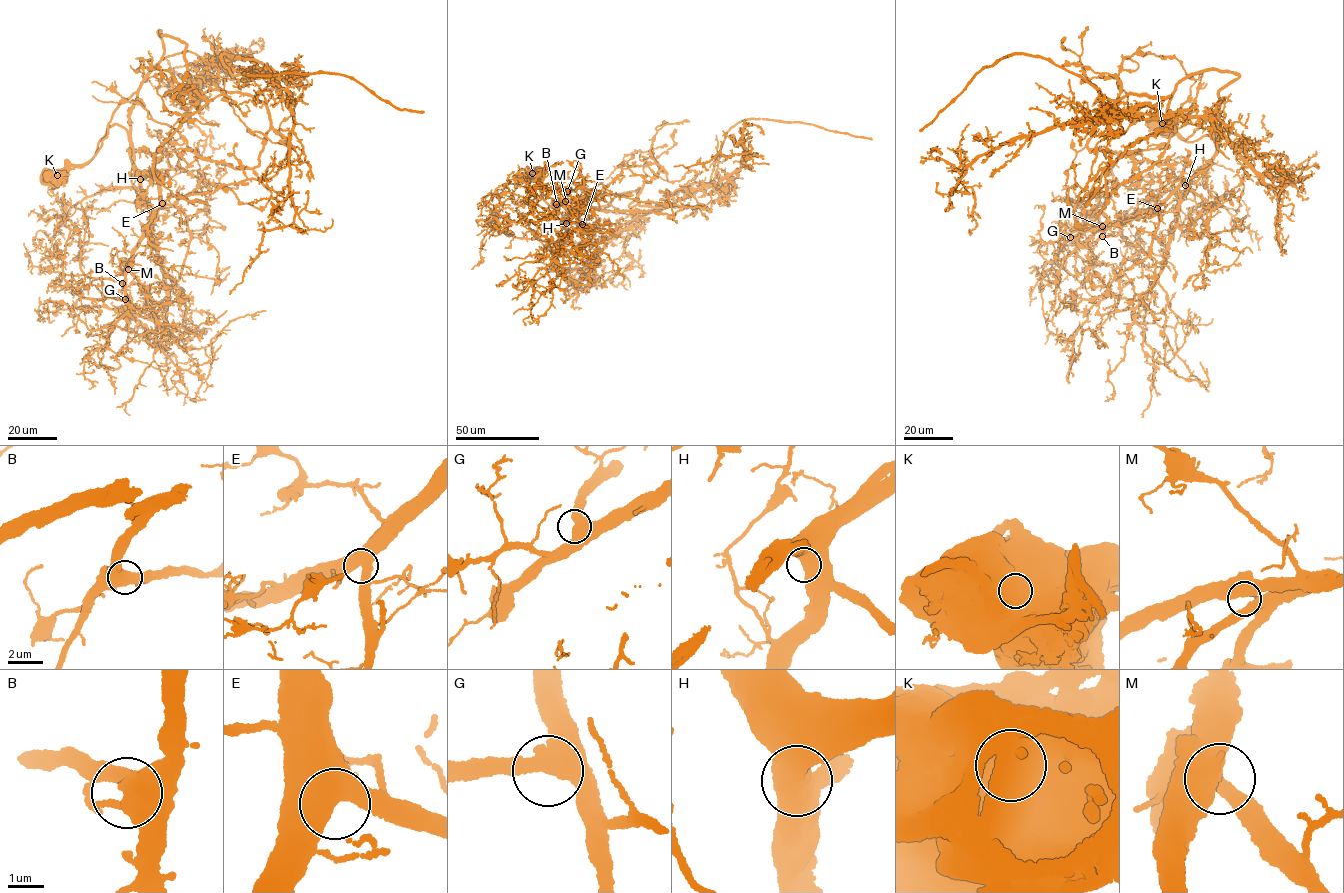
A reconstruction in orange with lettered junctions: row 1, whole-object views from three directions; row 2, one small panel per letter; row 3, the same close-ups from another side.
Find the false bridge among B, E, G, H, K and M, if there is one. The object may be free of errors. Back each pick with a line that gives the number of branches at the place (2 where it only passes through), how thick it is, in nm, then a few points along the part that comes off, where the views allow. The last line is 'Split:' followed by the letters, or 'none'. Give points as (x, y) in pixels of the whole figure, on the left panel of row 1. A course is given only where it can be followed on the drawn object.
K: 1 | 1400 nm | (57, 175), (92, 157), (118, 104), (168, 56), (272, 80), (292, 114), (293, 222), (263, 228), (229, 294)
Split: K

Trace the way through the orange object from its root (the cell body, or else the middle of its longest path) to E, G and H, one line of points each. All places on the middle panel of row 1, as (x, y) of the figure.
E: (525, 178), (537, 180), (544, 201), (561, 212), (560, 223), (582, 224)
G: (525, 178), (537, 180), (544, 201), (561, 212), (560, 223), (580, 224), (565, 204), (567, 191)
H: (525, 178), (537, 180), (544, 201), (561, 212), (560, 222), (566, 223)

